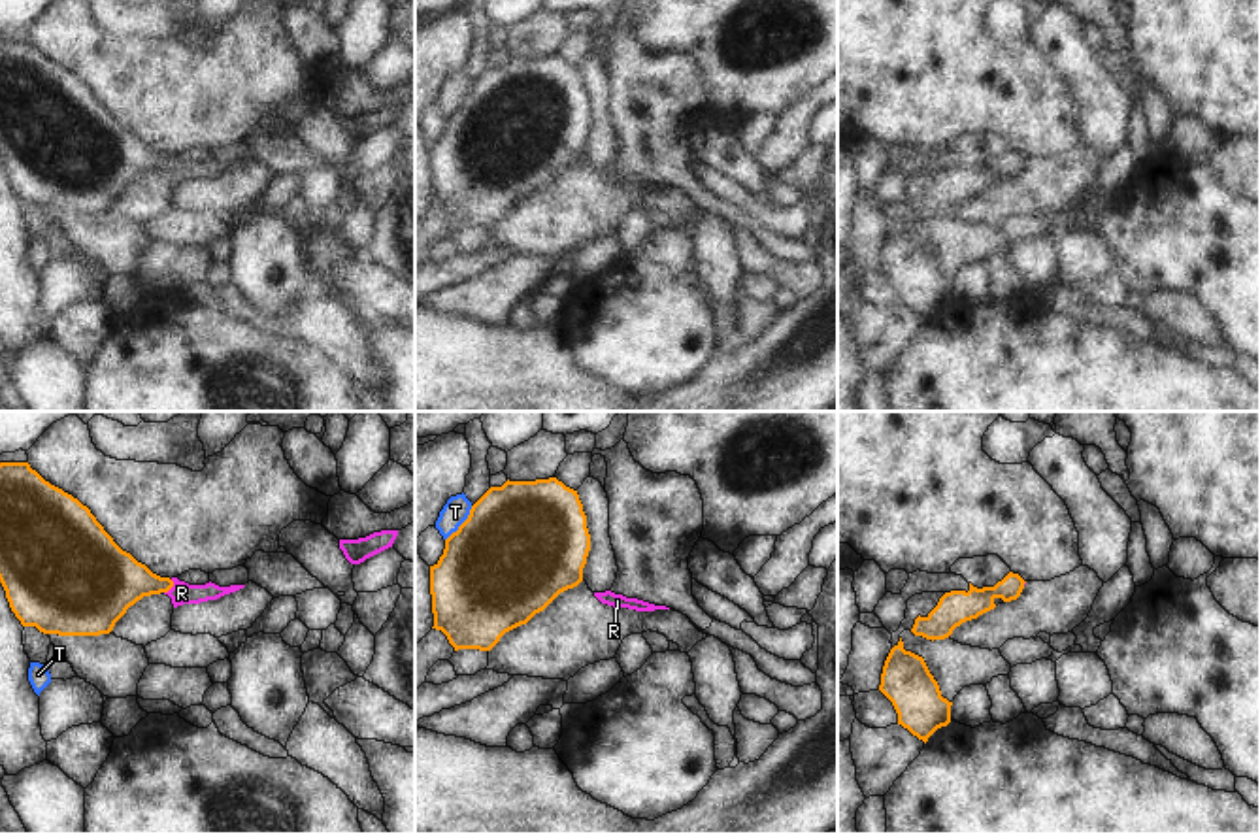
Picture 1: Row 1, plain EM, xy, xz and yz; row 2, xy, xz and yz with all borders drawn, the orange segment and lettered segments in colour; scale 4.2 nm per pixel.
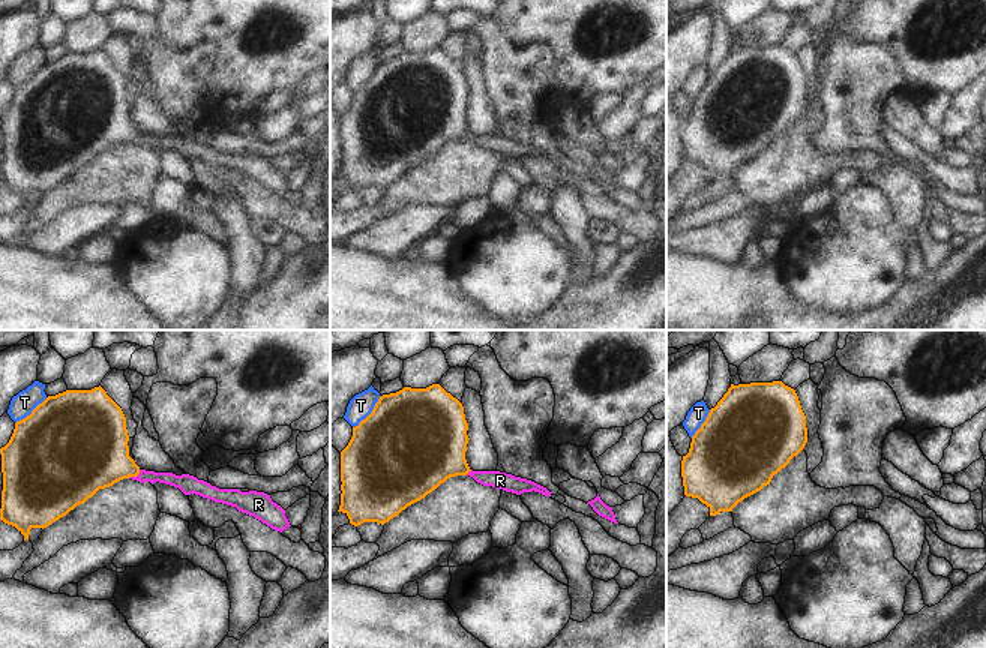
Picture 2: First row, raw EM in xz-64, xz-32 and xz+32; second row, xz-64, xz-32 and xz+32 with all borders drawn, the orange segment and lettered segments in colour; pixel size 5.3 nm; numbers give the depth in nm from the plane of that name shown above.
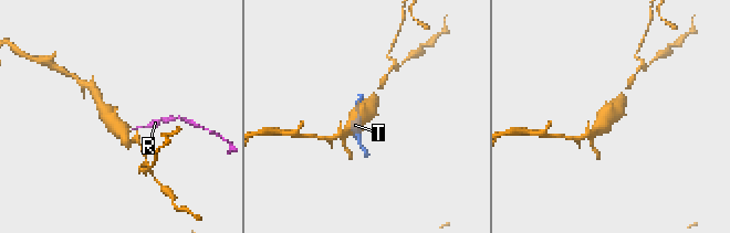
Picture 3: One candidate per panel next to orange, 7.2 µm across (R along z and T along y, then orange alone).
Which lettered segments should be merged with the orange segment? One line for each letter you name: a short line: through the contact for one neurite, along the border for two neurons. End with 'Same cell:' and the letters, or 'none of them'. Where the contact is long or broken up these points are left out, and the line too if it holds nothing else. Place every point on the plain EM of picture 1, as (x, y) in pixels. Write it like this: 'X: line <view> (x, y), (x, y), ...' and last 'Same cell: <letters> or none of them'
R: line xy (112, 159), (142, 159), (170, 165), (182, 170)
Same cell: R

